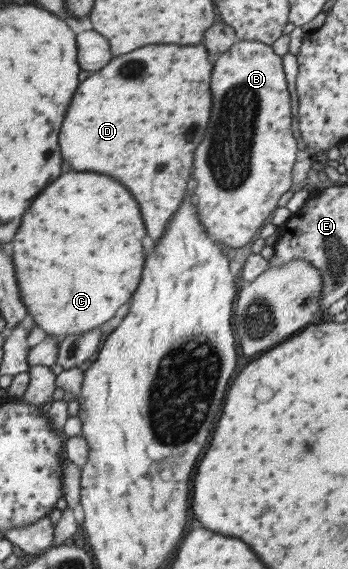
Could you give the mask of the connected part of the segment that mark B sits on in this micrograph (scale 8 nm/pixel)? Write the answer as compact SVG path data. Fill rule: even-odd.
M237 41L228 51L222 53L218 61L216 61L216 73L212 71L212 83L210 83L210 89L212 89L212 111L210 111L210 123L208 129L206 129L206 135L202 139L202 143L196 147L196 153L194 153L194 177L196 177L196 185L194 187L194 201L197 209L197 216L203 223L205 230L212 239L224 243L233 248L244 247L254 235L258 233L258 229L266 223L266 219L272 215L278 207L278 201L280 197L290 190L293 185L292 174L293 167L296 163L298 145L296 144L296 138L292 133L292 99L290 98L290 91L288 91L288 83L286 82L286 76L284 74L282 57L278 56L273 51L273 46L267 43L259 41Z

